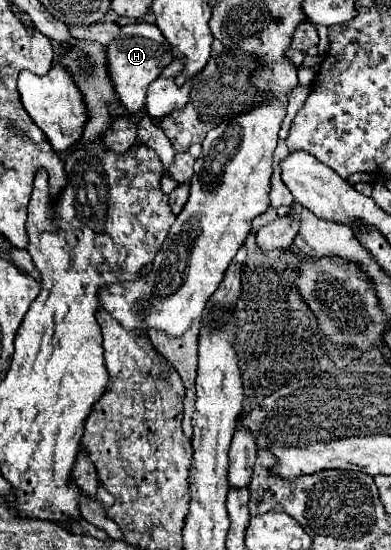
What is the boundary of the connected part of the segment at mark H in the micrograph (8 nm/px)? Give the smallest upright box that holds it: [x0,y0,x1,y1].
[105,21,173,113]

